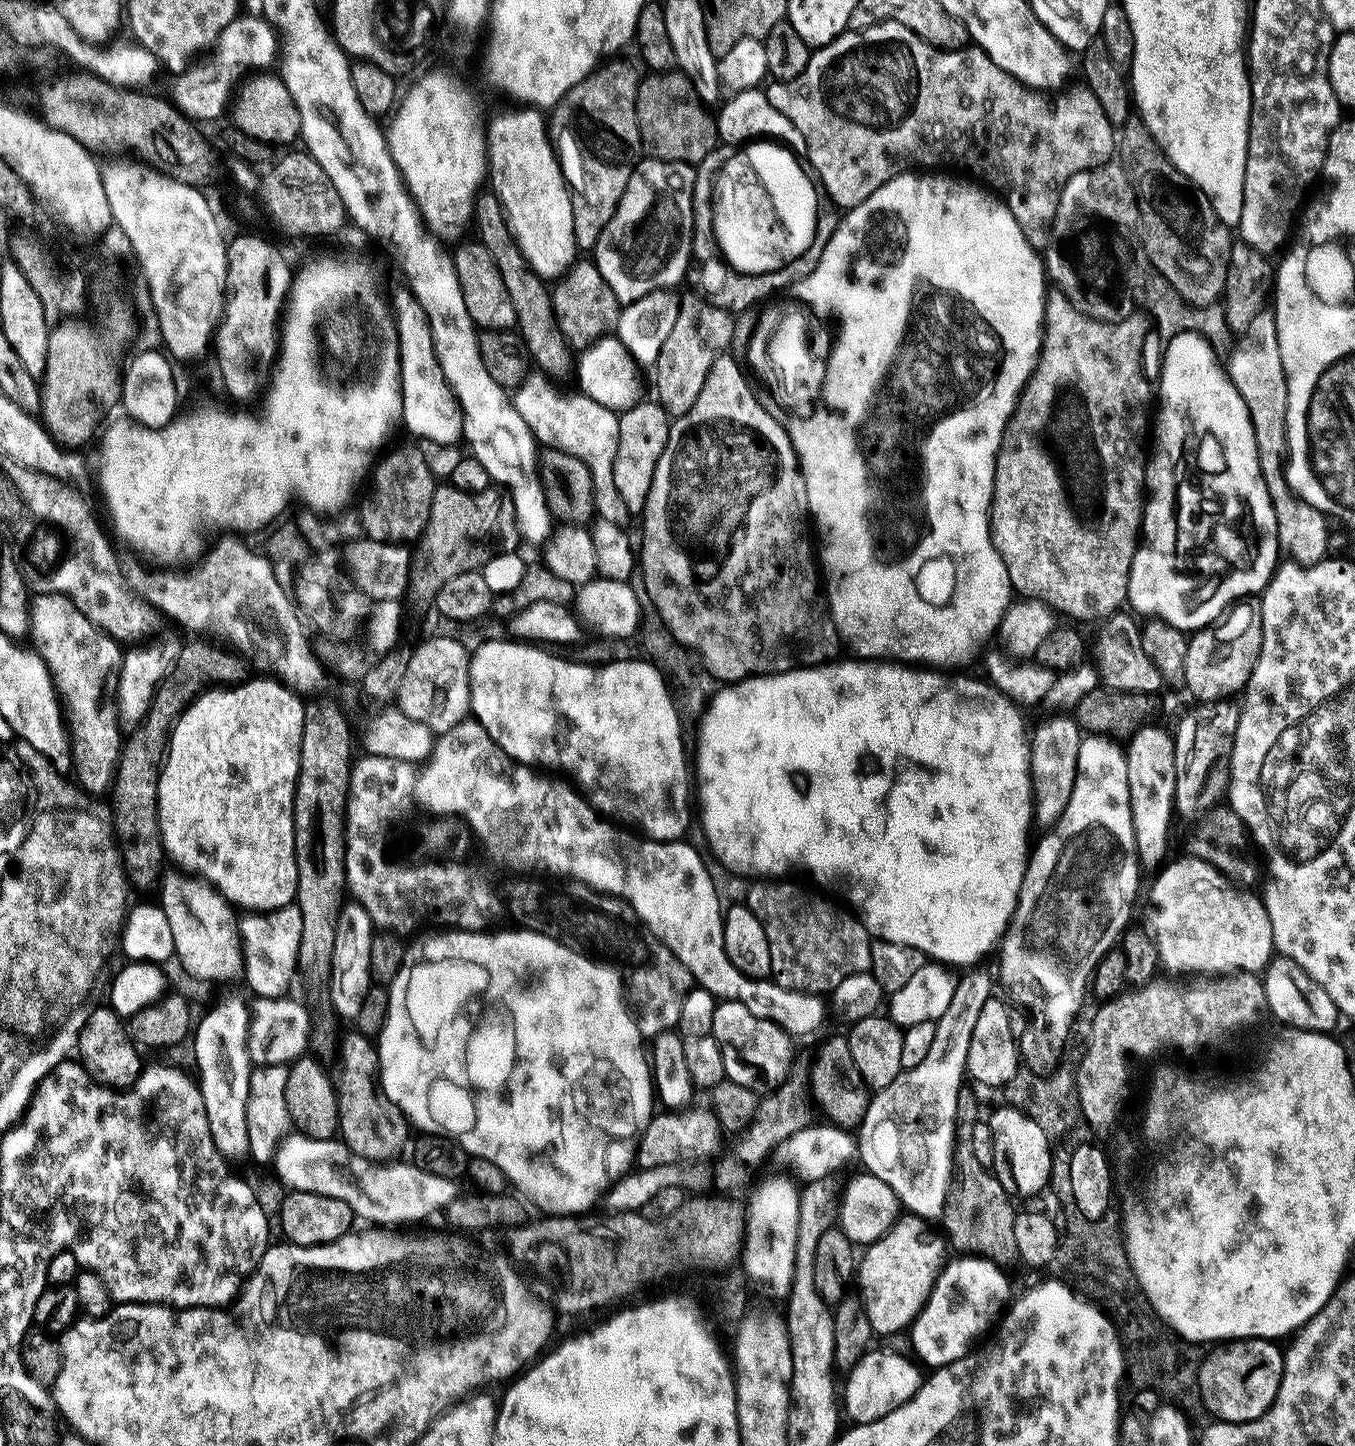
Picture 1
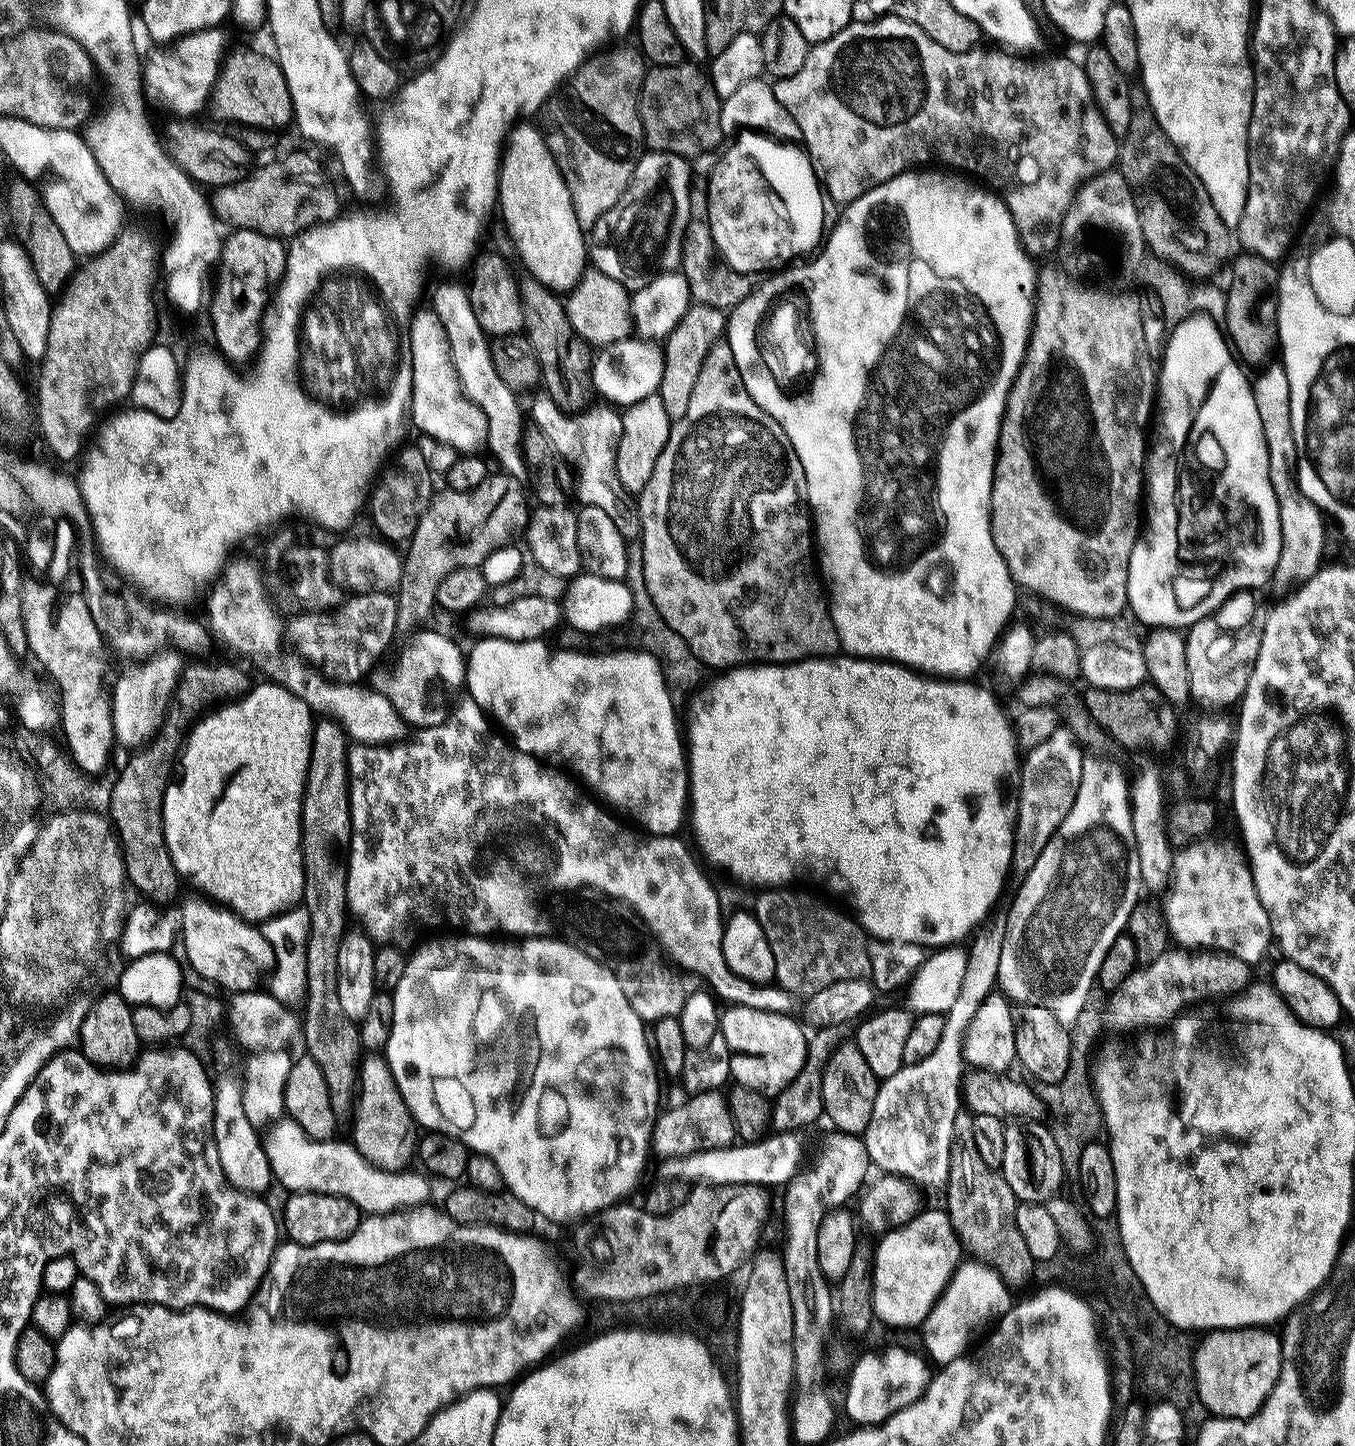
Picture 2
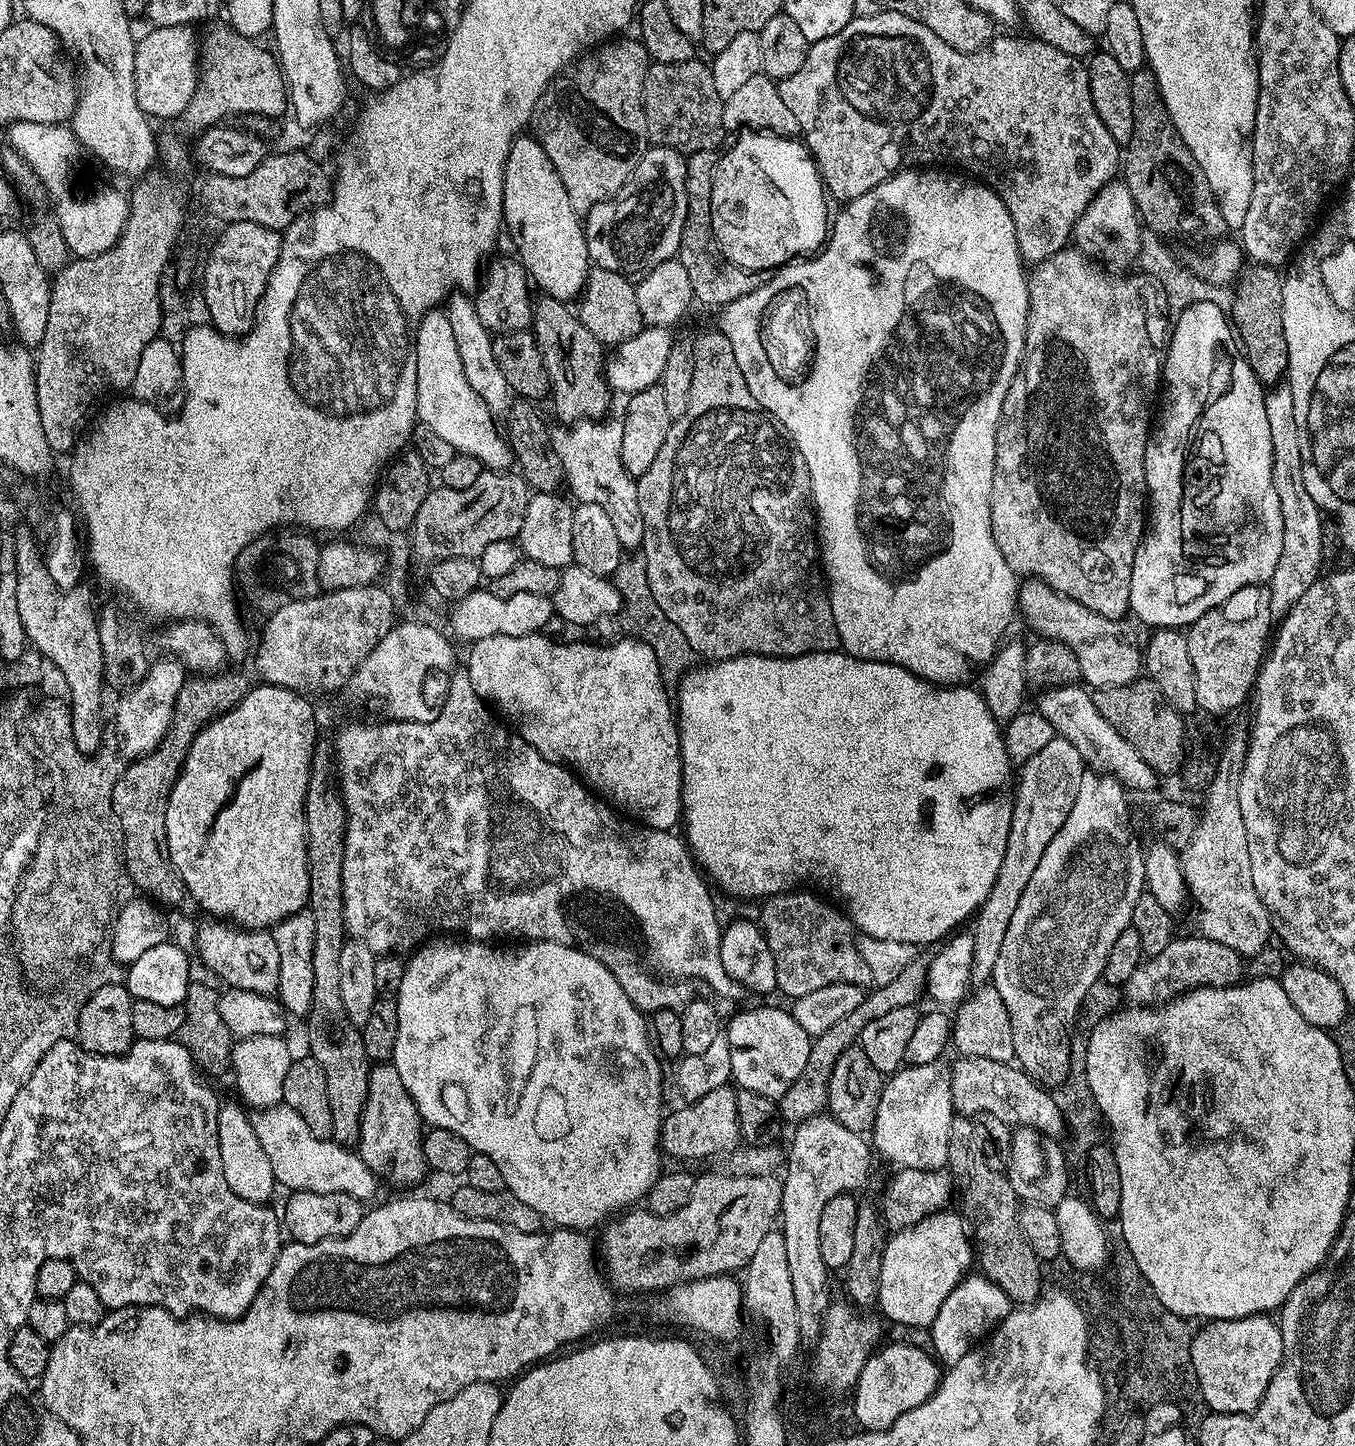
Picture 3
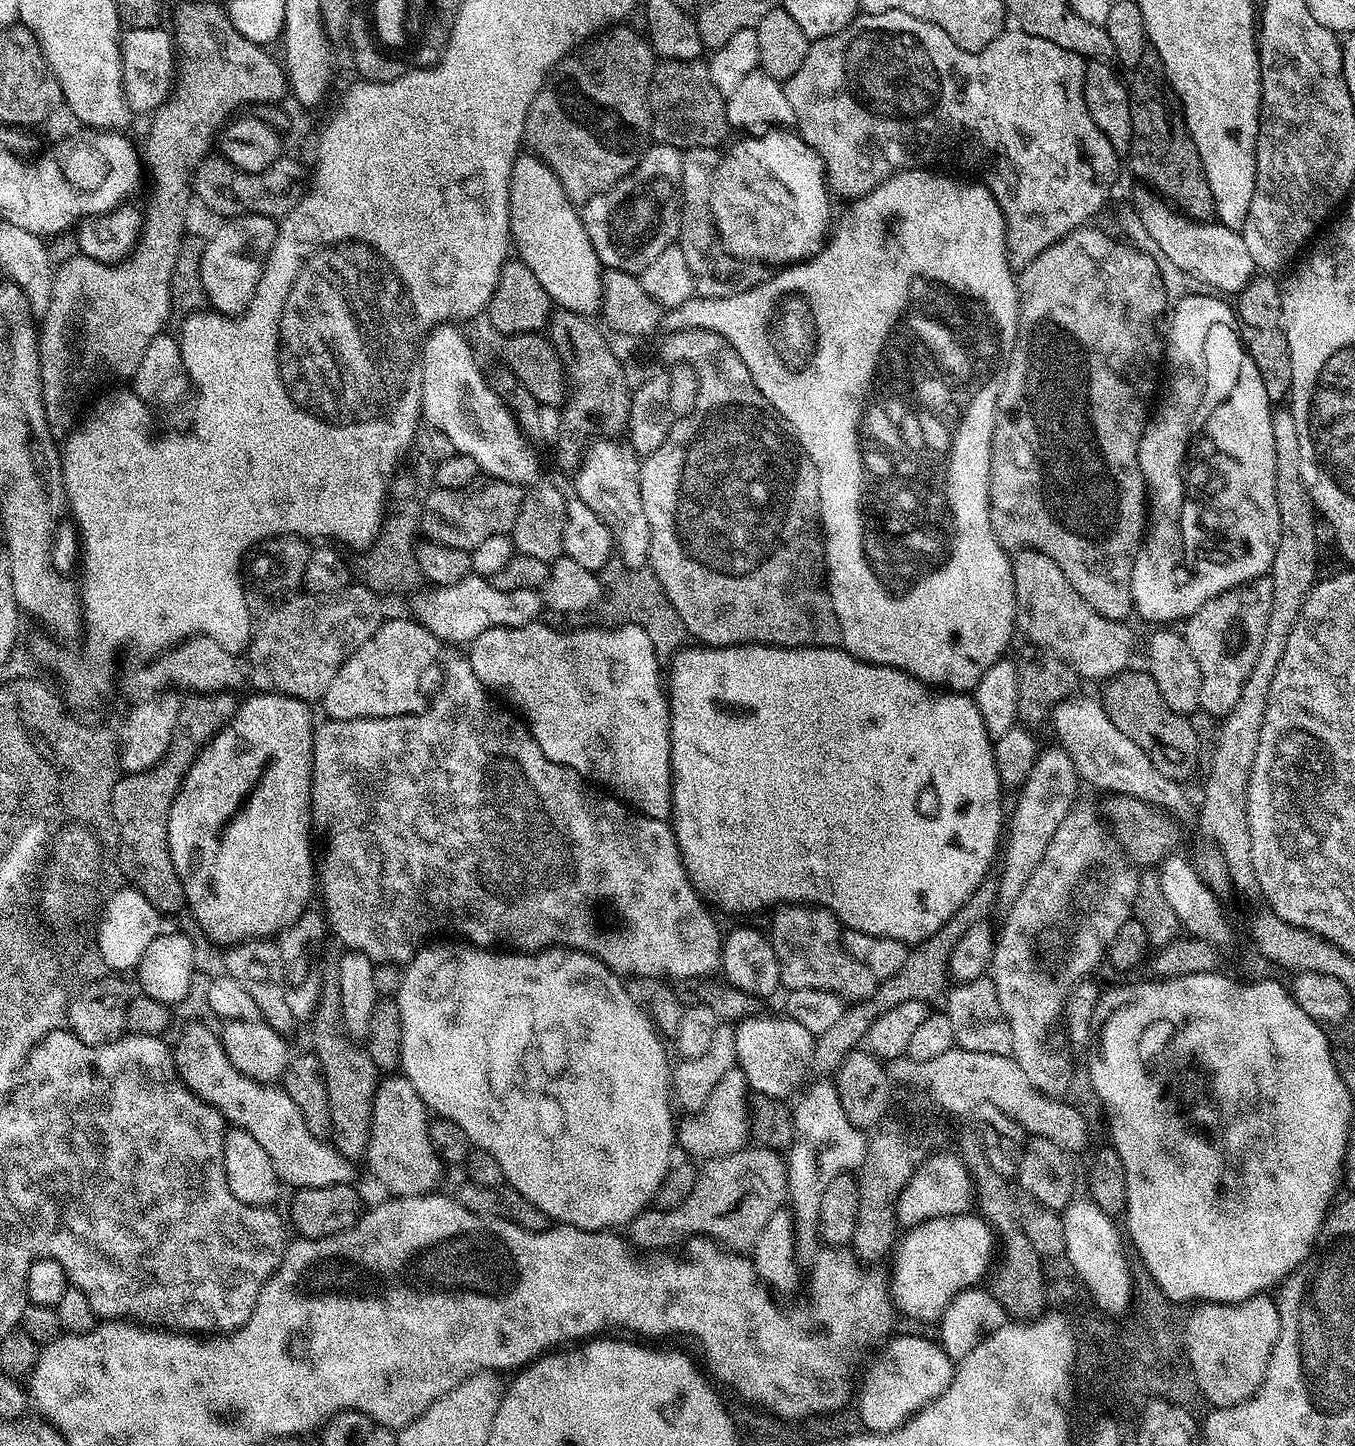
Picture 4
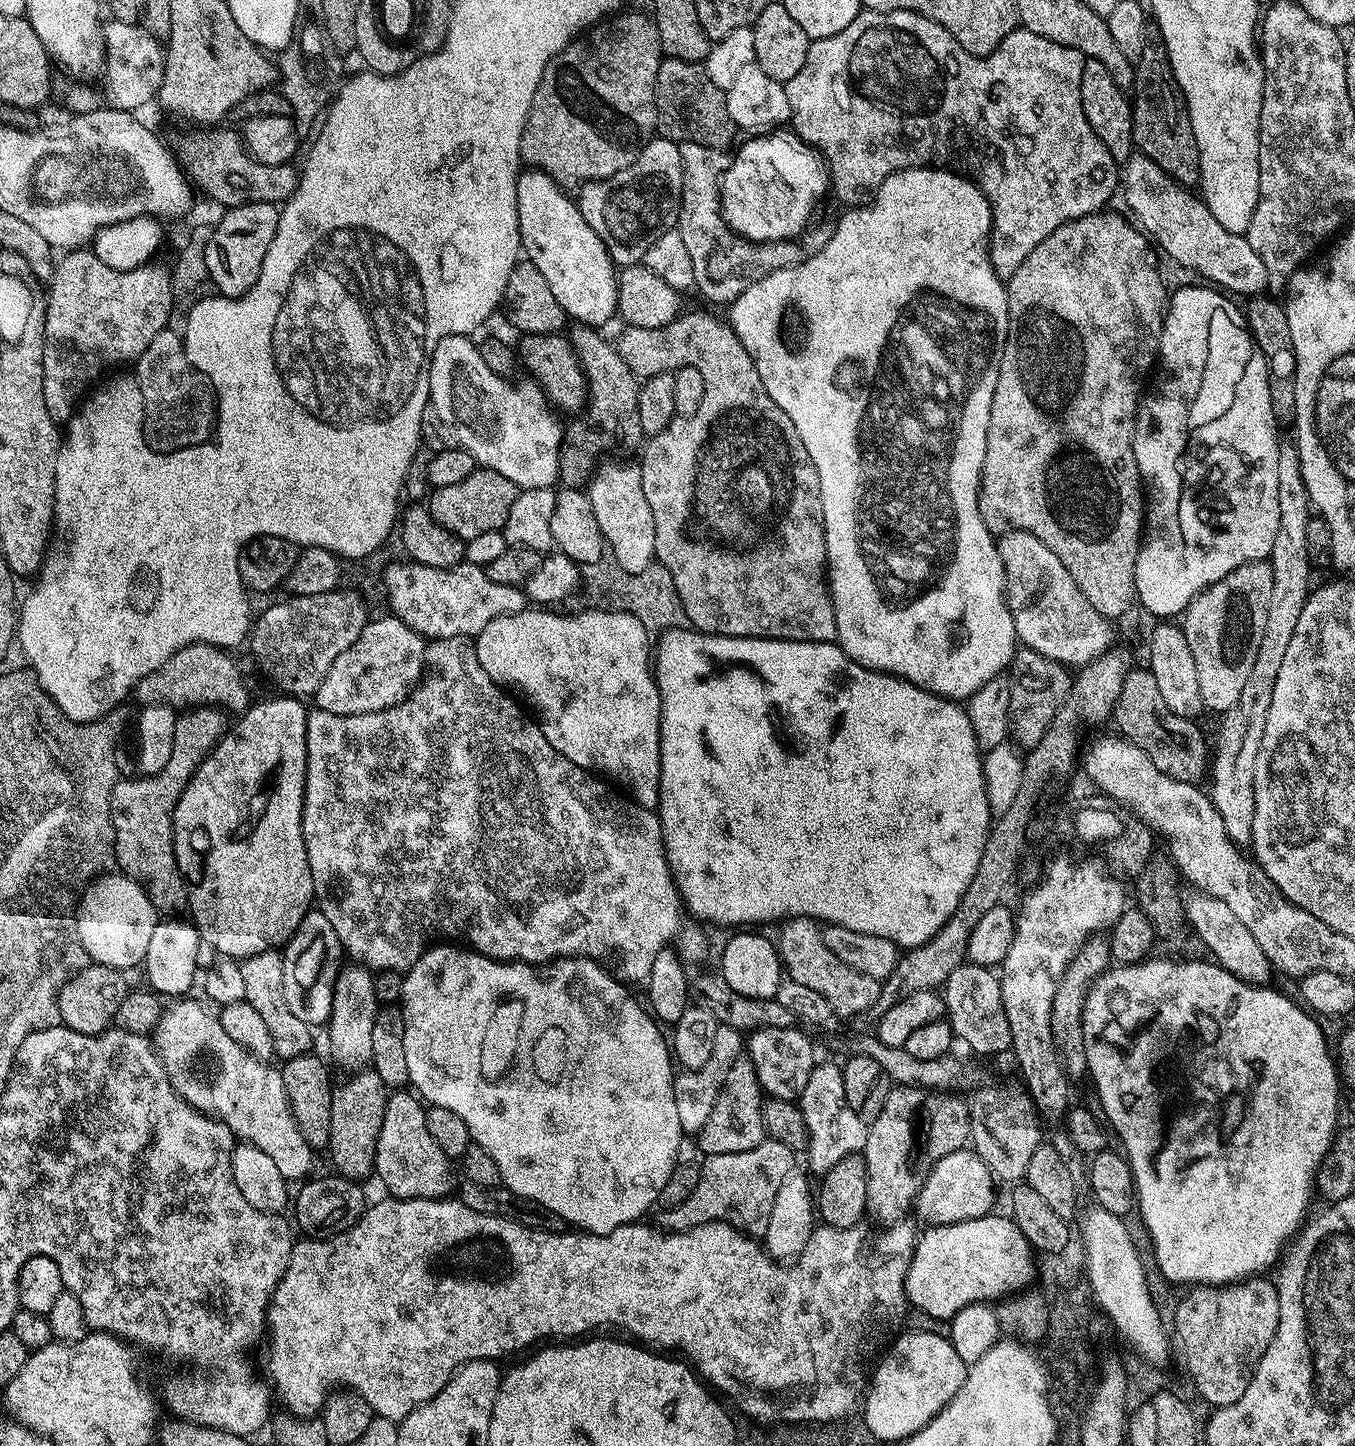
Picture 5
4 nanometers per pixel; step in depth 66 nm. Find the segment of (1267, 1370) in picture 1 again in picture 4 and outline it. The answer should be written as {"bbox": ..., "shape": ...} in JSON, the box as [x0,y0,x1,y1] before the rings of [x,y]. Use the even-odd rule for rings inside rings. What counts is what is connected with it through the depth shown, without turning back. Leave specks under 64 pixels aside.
{"bbox":[1182,1294,1280,1408],"shape":[[[1268,1294],[1251,1296],[1237,1304],[1201,1303],[1191,1309],[1192,1317],[1189,1320],[1187,1317],[1182,1328],[1184,1347],[1188,1349],[1188,1361],[1194,1370],[1200,1393],[1209,1405],[1229,1408],[1243,1400],[1249,1400],[1258,1390],[1280,1333],[1280,1310],[1277,1301],[1270,1297]]]}

